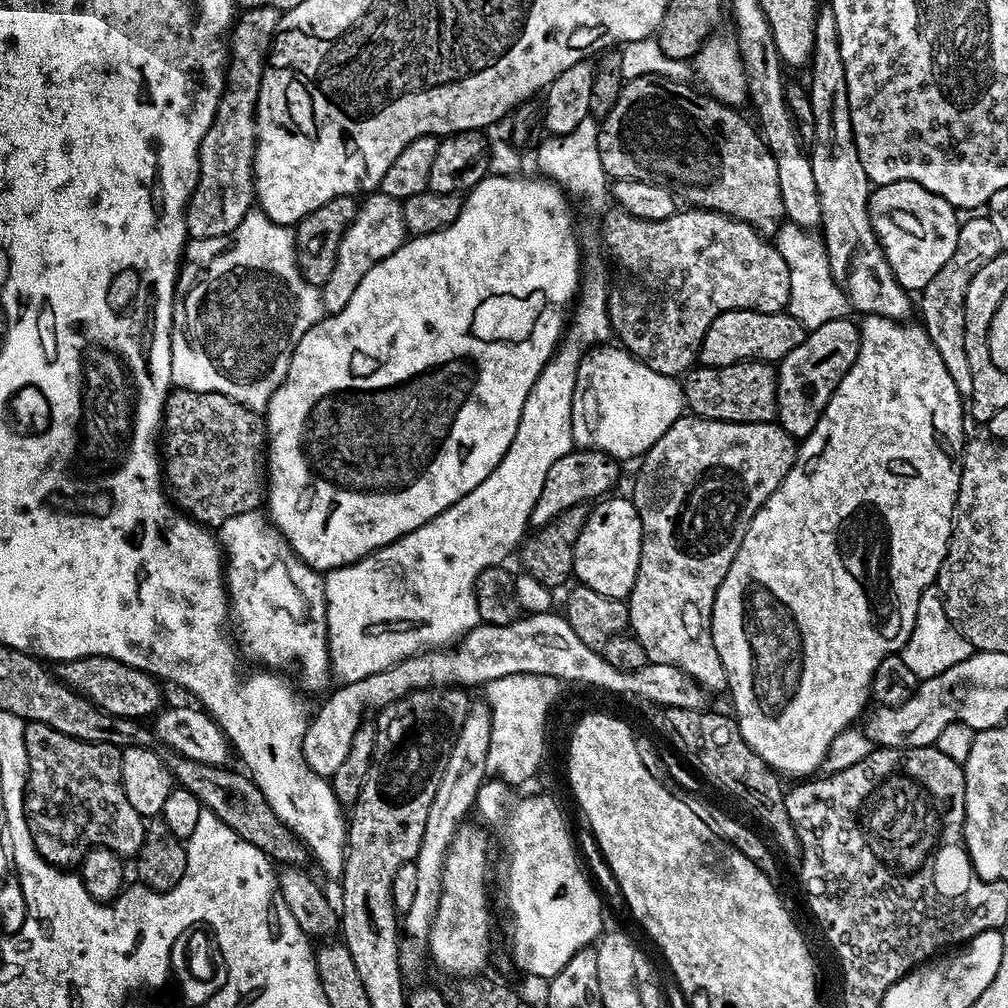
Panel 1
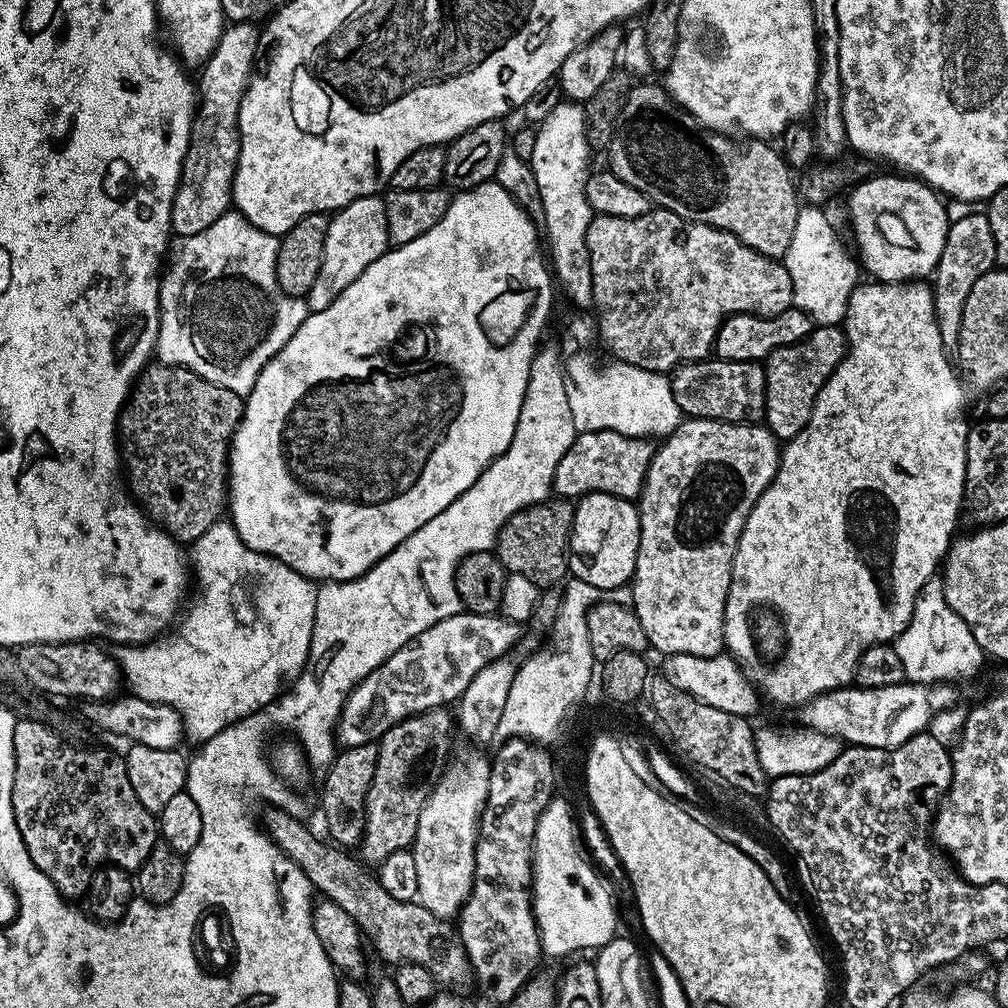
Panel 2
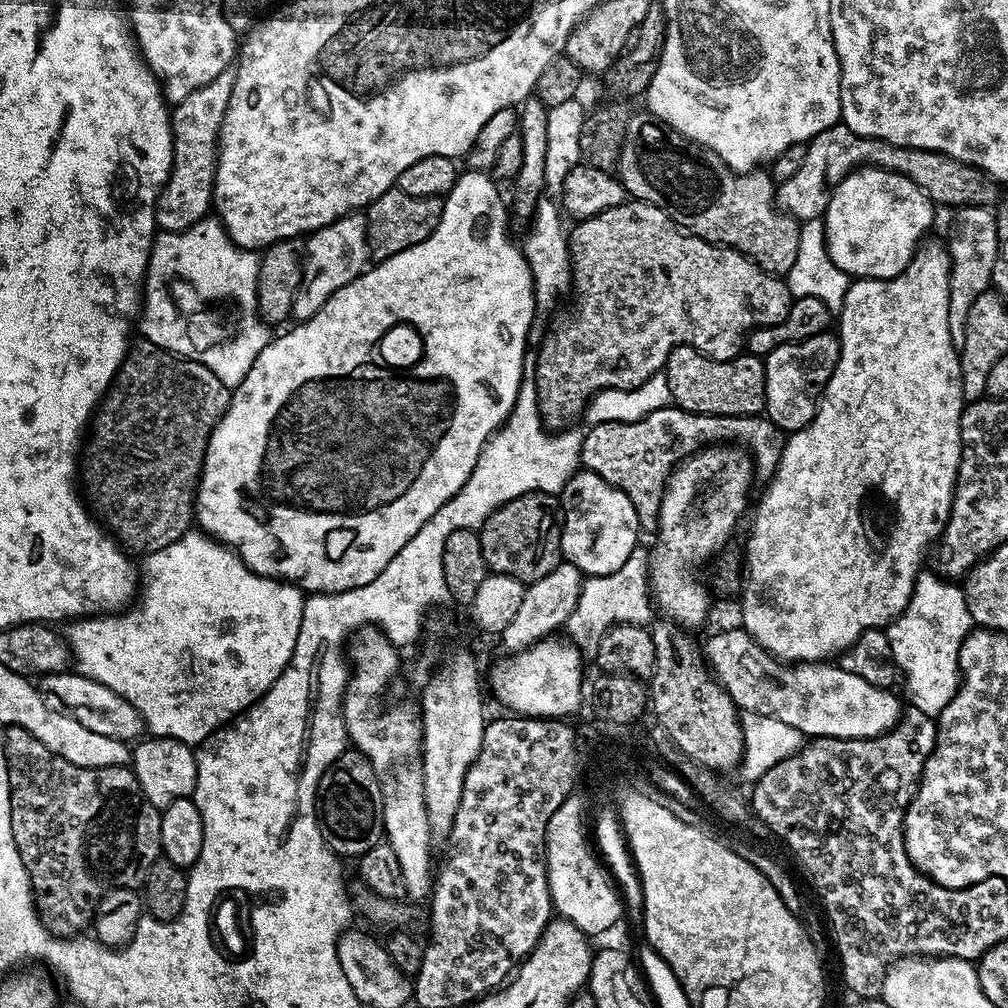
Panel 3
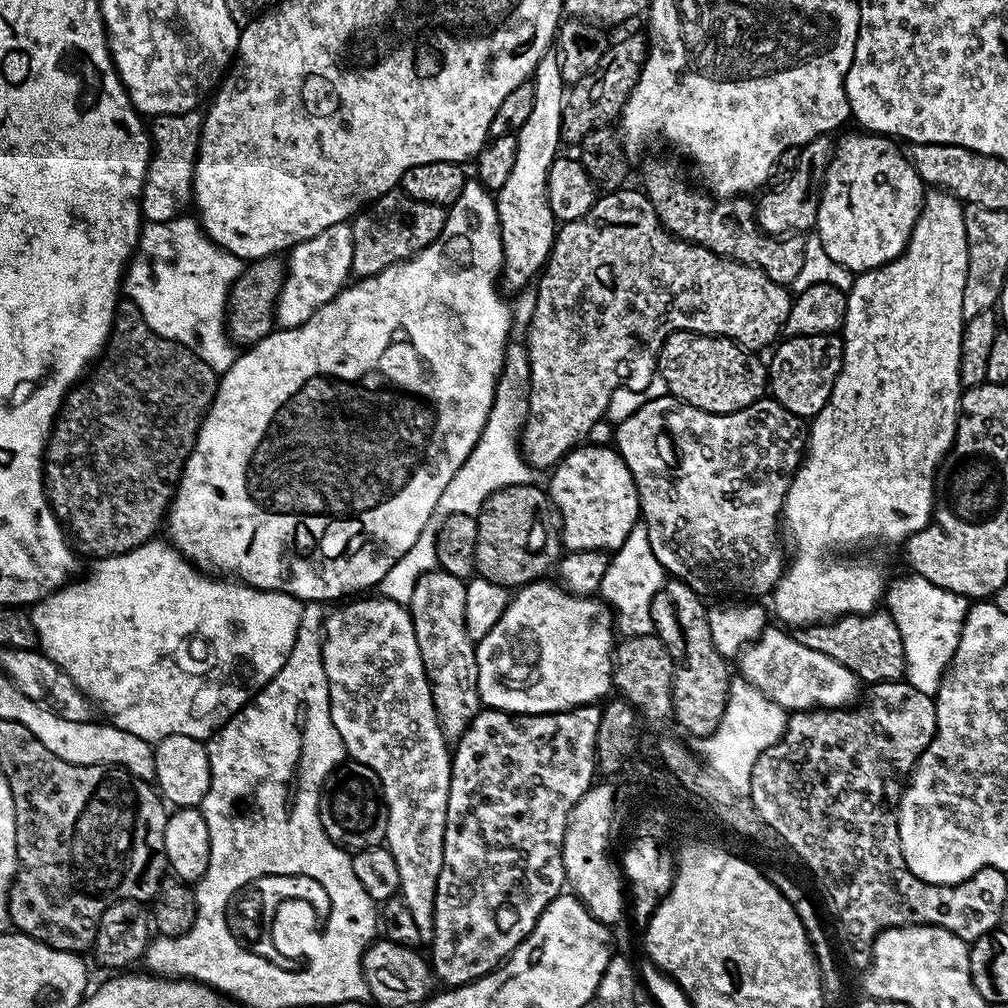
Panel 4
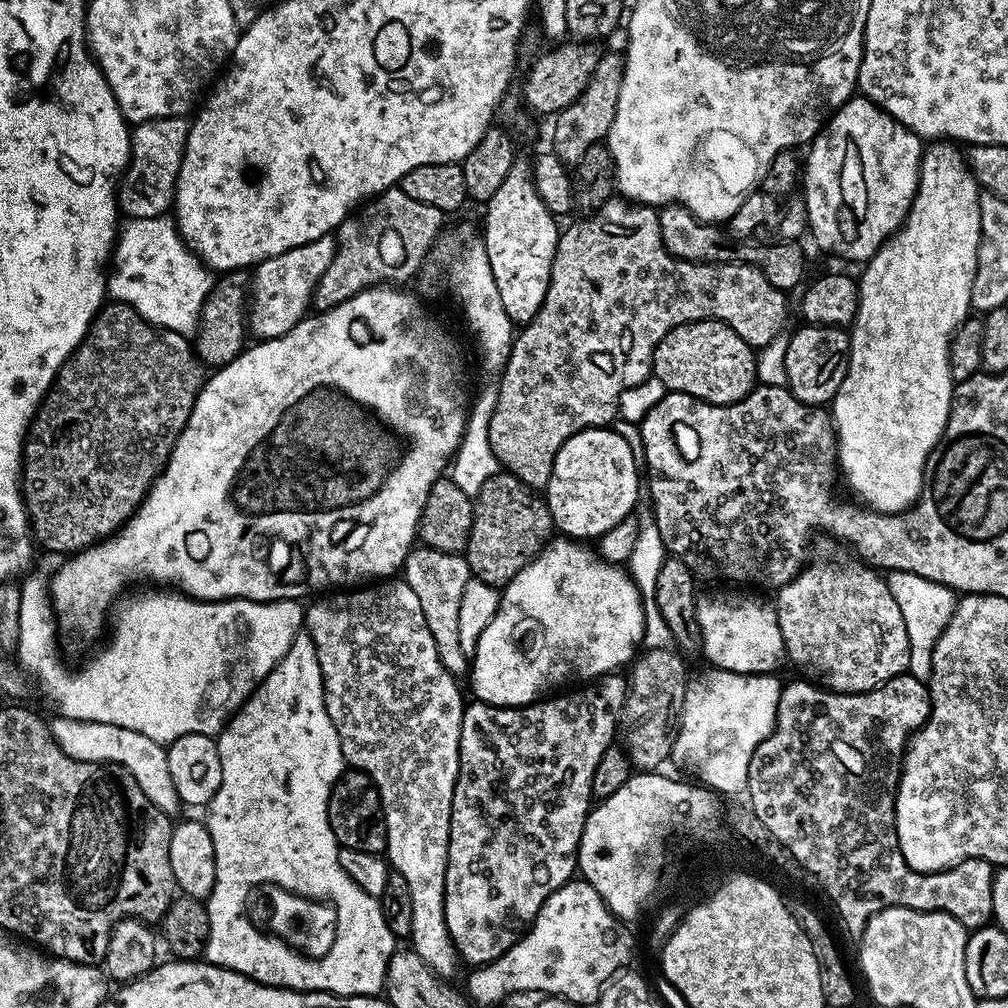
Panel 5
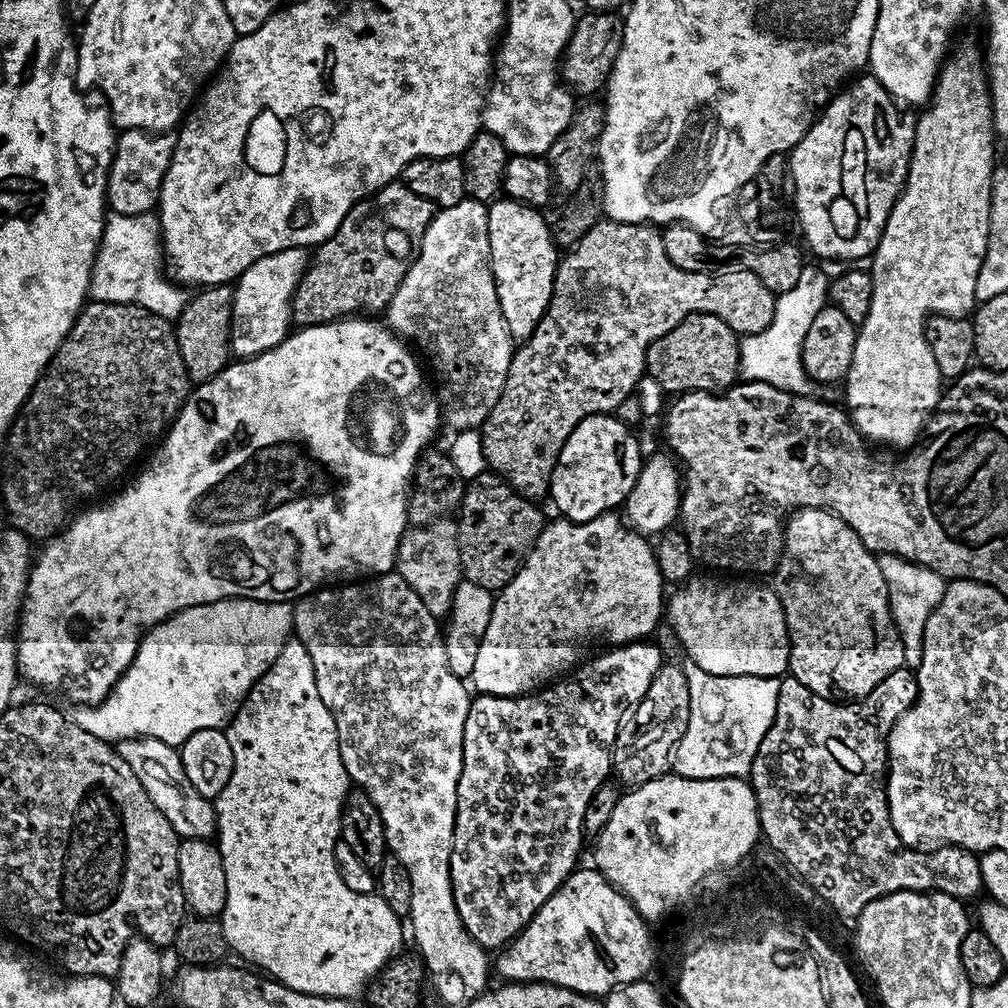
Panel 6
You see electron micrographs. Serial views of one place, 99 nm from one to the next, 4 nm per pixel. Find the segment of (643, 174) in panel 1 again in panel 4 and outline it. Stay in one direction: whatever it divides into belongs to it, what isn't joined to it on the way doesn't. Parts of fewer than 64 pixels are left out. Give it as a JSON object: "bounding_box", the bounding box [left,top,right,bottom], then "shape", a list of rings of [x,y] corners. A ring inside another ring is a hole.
{"bounding_box":[642,156,805,286],"shape":[[[652,156],[644,164],[642,191],[654,206],[660,224],[667,232],[671,232],[679,240],[686,241],[687,244],[697,244],[714,254],[727,256],[730,260],[737,260],[740,264],[748,264],[752,268],[762,270],[766,278],[770,278],[776,284],[791,286],[794,278],[798,278],[799,272],[802,271],[805,237],[800,234],[772,236],[768,232],[763,232],[756,224],[755,203],[747,195],[717,198],[705,191],[703,187],[700,188],[695,188],[688,181],[683,166],[668,156]]]}

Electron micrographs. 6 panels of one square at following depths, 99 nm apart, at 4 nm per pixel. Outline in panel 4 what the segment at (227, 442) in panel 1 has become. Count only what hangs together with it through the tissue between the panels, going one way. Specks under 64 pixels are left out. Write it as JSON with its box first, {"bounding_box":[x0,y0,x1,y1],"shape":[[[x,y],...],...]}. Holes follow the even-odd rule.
{"bounding_box":[44,314,218,558],"shape":[[[120,314],[112,321],[112,332],[108,336],[106,351],[99,357],[95,367],[87,373],[88,384],[81,383],[73,387],[64,397],[64,403],[60,406],[60,415],[56,417],[56,423],[53,424],[52,432],[48,436],[48,447],[44,450],[44,493],[48,496],[48,505],[52,508],[56,519],[70,533],[71,539],[77,545],[80,543],[92,555],[92,558],[126,554],[142,546],[147,540],[153,539],[159,533],[156,532],[159,528],[161,531],[168,509],[172,507],[172,497],[175,496],[176,487],[180,484],[180,475],[184,473],[188,455],[196,444],[200,424],[208,413],[212,399],[216,397],[218,373],[211,366],[202,362],[202,358],[195,356],[186,346],[154,334],[154,330],[150,330],[143,316],[131,315]]]}

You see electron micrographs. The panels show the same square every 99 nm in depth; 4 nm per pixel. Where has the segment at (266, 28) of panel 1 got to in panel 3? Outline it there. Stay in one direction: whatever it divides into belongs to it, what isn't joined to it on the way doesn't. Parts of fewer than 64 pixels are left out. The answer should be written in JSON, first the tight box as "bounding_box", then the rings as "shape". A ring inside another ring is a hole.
{"bounding_box":[156,71,235,232],"shape":[[[235,71],[218,74],[206,86],[194,90],[171,109],[172,169],[156,199],[156,227],[162,232],[184,232],[209,215],[213,207],[212,187],[216,177],[216,153],[220,142],[222,118],[234,90]]]}

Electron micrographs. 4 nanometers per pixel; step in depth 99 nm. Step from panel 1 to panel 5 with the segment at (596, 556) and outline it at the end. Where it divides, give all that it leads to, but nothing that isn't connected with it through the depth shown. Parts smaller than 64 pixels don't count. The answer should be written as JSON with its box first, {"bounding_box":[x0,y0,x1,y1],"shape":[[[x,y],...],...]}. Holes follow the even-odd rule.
{"bounding_box":[546,428,642,542],"shape":[[[584,428],[571,436],[554,458],[546,489],[548,509],[555,531],[577,542],[592,542],[614,530],[614,526],[633,515],[640,492],[642,496],[637,453],[632,453],[631,442],[614,429]]]}

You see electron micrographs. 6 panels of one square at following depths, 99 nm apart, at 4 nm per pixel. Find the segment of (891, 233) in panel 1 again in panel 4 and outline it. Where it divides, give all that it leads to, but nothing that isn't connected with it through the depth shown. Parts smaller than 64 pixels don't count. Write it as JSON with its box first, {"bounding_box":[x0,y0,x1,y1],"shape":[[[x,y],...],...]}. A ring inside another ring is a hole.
{"bounding_box":[814,131,926,274],"shape":[[[855,131],[835,141],[832,161],[820,190],[814,232],[834,262],[859,274],[881,268],[889,260],[904,255],[904,247],[924,205],[926,185],[895,139]]]}

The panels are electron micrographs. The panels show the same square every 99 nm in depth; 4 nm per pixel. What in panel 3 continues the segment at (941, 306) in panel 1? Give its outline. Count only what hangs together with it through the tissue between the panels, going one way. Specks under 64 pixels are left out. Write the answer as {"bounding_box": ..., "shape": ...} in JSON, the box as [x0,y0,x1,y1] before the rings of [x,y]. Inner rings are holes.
{"bounding_box":[946,206,1000,350],"shape":[[[965,206],[955,213],[952,220],[952,233],[946,239],[948,257],[952,263],[950,270],[950,338],[957,350],[964,341],[966,318],[970,306],[974,306],[978,294],[989,291],[994,262],[1000,249],[996,214],[988,206]]]}

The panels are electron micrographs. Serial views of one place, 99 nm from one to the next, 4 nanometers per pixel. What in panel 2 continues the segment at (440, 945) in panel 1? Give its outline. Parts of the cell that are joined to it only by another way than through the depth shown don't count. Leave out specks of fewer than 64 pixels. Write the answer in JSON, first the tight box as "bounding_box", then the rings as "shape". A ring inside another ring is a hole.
{"bounding_box":[410,750,492,922],"shape":[[[476,750],[473,756],[468,756],[465,760],[453,759],[445,767],[440,781],[436,783],[427,802],[422,806],[422,814],[418,814],[416,836],[412,839],[410,851],[418,876],[418,901],[443,922],[448,922],[451,916],[452,919],[459,917],[460,908],[472,893],[472,879],[476,873],[476,832],[480,828],[480,815],[490,790],[492,769],[489,757],[484,757],[480,752],[483,751]]]}

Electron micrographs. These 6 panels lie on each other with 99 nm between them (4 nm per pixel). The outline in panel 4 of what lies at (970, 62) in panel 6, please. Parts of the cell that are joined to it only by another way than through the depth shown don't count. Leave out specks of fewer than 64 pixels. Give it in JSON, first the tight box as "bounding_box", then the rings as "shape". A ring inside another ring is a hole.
{"bounding_box":[770,190,968,630],"shape":[[[932,190],[925,195],[924,205],[922,210],[918,214],[916,219],[916,225],[914,230],[910,234],[908,239],[908,245],[904,247],[904,255],[899,256],[896,260],[889,260],[888,263],[882,265],[881,268],[872,268],[869,272],[859,273],[853,279],[851,288],[847,289],[846,295],[848,297],[848,305],[846,306],[846,318],[844,319],[844,326],[842,329],[842,339],[844,342],[844,361],[842,362],[842,370],[838,374],[838,378],[834,382],[834,390],[832,396],[828,400],[828,404],[818,413],[817,416],[811,421],[810,427],[806,432],[806,455],[801,459],[800,467],[796,469],[788,486],[788,492],[784,495],[784,510],[782,513],[782,528],[788,531],[788,540],[792,543],[792,548],[796,553],[793,554],[792,560],[787,561],[786,567],[781,575],[780,580],[776,583],[776,587],[772,589],[770,593],[770,601],[772,600],[772,608],[770,604],[770,612],[773,617],[776,616],[781,625],[787,626],[792,630],[803,630],[814,624],[823,624],[825,622],[831,622],[842,616],[863,616],[866,612],[877,611],[879,602],[881,603],[882,597],[886,592],[886,579],[884,580],[884,572],[876,564],[871,564],[868,560],[840,560],[840,556],[836,553],[836,548],[856,548],[859,544],[864,544],[867,540],[885,540],[888,544],[899,545],[901,542],[908,539],[918,530],[922,530],[928,521],[932,518],[932,509],[934,507],[934,493],[936,491],[936,477],[938,475],[938,469],[941,467],[942,461],[945,456],[948,455],[952,440],[956,437],[956,421],[958,419],[958,413],[960,411],[960,398],[962,395],[962,385],[960,382],[960,351],[962,350],[962,334],[964,333],[964,315],[962,314],[962,290],[966,288],[966,270],[968,269],[968,243],[966,242],[966,222],[964,221],[964,209],[965,205],[956,197],[950,195],[950,193],[943,190]]]}

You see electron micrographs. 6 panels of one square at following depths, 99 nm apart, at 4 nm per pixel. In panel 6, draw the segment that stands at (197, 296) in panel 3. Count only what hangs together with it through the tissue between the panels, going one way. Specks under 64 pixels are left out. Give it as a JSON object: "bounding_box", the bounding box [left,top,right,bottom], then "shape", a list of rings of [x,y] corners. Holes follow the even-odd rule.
{"bounding_box":[88,212,186,321],"shape":[[[112,212],[105,219],[88,291],[92,300],[136,304],[170,321],[182,314],[186,303],[185,289],[166,275],[159,215],[143,212],[131,216]]]}

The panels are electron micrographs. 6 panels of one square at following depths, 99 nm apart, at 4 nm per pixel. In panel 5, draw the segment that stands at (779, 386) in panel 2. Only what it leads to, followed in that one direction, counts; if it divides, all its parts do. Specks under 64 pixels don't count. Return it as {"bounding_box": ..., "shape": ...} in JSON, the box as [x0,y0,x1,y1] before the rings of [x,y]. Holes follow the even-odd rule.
{"bounding_box":[784,324,851,405],"shape":[[[821,324],[800,326],[796,333],[788,336],[786,346],[784,379],[788,391],[803,404],[827,405],[838,394],[842,378],[846,378],[851,345],[851,335],[845,329],[824,328]]]}

